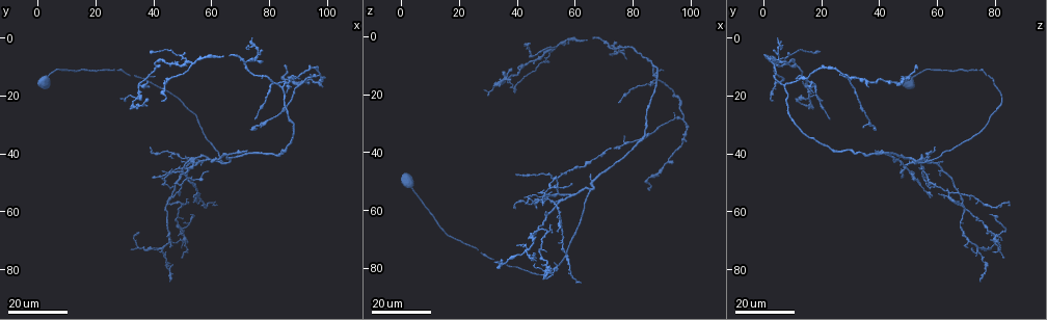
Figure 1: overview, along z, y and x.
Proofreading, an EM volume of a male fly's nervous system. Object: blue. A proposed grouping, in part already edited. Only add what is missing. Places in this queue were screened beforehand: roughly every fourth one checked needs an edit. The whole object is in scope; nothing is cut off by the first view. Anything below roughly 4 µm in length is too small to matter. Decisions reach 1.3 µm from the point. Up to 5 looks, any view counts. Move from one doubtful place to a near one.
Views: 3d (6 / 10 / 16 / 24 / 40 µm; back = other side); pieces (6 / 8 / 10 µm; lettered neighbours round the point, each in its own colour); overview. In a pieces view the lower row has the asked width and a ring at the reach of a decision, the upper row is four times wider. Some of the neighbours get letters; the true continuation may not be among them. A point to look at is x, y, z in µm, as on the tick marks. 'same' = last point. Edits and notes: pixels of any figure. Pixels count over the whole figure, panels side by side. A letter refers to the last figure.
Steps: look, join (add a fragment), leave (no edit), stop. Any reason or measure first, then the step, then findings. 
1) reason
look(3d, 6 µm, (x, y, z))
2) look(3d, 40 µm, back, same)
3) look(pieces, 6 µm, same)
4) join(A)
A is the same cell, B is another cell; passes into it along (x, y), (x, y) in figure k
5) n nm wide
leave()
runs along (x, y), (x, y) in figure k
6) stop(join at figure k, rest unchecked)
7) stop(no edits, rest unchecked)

an open end
look(3d, 16 µm, (49, 54, 58))

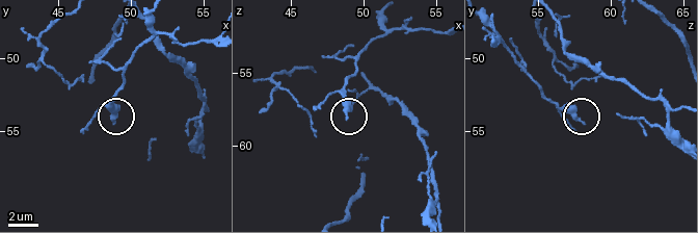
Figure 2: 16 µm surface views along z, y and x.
look(pieces, 6 µm, (48.8, 54.4, 58.0))

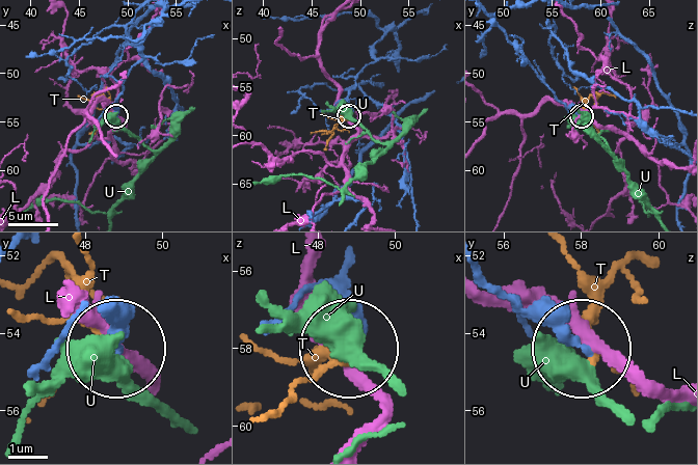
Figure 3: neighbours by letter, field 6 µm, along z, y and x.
230 nm wide
leave()
L, T and U are other cells; none of them fits

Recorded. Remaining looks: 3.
branch stops here
look(3d, 16 µm, (39, 49, 48))

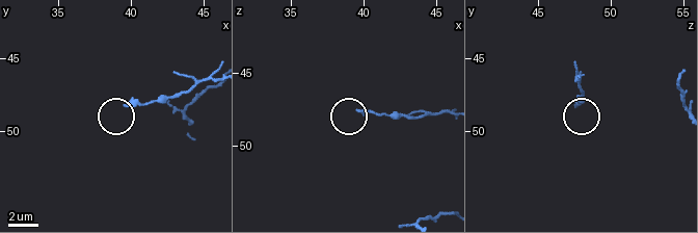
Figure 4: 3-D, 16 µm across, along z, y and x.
look(pieces, 6 µm, (39.8, 48.4, 47.6))

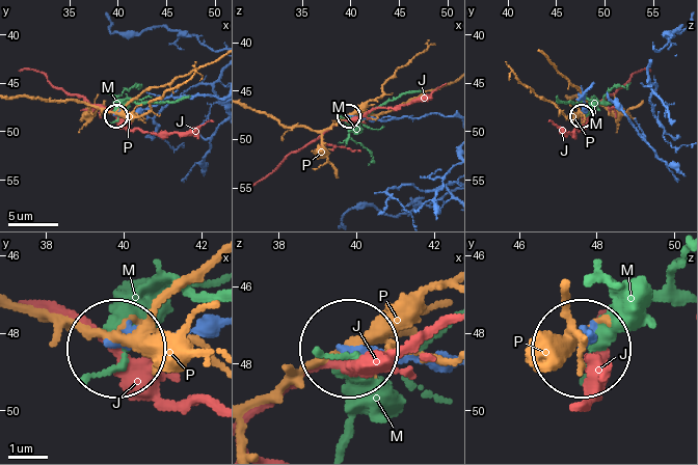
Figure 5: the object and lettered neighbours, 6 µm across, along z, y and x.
leave()
J, M and P are other cells; runs along (215, 98), (168, 96), (153, 105), (116, 115) in figure 5; no lettered fragment goes on from it

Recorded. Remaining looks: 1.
stop(no edits, rest unchecked)

